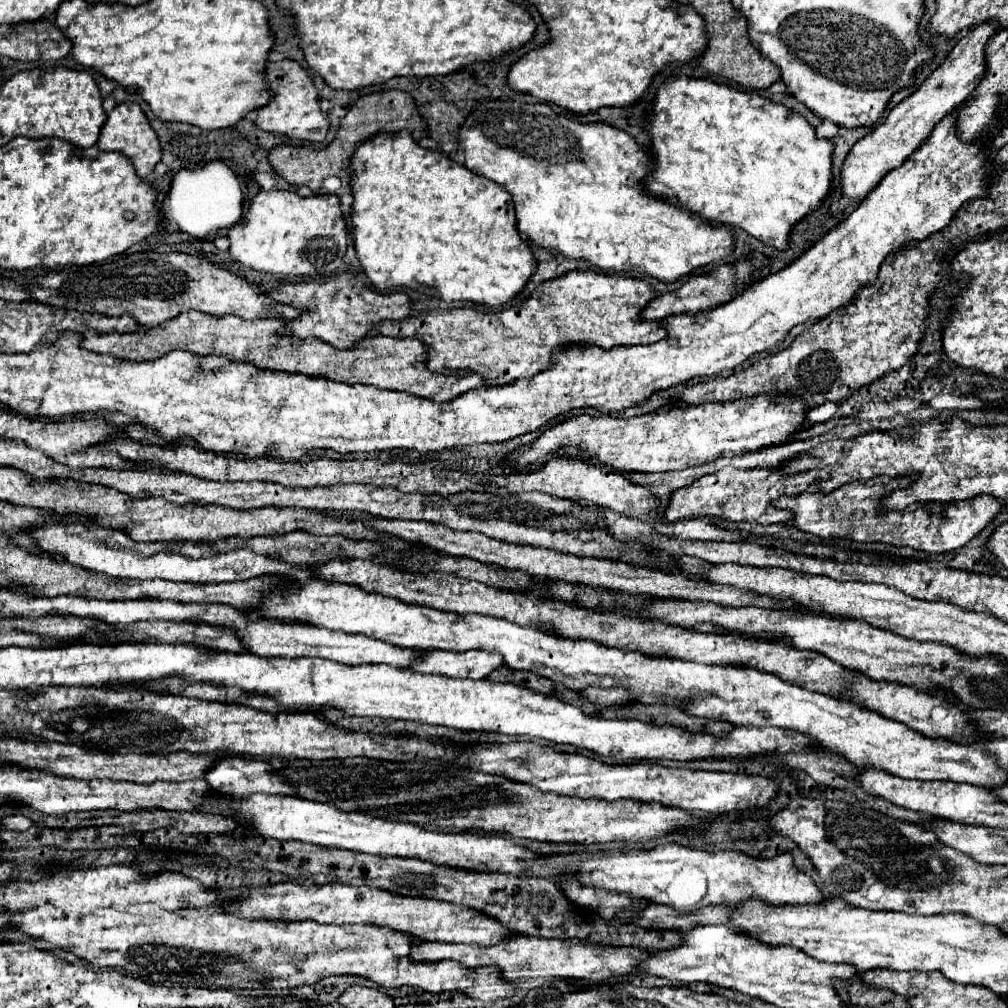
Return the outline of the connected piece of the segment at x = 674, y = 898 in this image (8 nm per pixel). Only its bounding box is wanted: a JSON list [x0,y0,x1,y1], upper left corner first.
[529,844,829,912]

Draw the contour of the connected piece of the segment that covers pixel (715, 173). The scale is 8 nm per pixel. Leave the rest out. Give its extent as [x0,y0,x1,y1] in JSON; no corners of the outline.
[645,76,833,250]

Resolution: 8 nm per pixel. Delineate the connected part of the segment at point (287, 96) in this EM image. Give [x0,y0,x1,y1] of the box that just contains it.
[255,60,329,142]

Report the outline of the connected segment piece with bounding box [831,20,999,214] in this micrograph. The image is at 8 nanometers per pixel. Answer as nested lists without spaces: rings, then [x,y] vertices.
[[[987,20],[975,28],[971,28],[965,36],[959,38],[951,54],[943,60],[943,64],[919,86],[917,92],[913,92],[909,98],[905,98],[901,104],[897,104],[887,120],[877,126],[873,132],[869,132],[855,148],[851,148],[851,156],[847,156],[847,164],[843,164],[843,198],[831,206],[833,214],[839,214],[845,210],[855,198],[869,194],[881,178],[891,172],[893,168],[899,168],[923,142],[927,142],[929,134],[933,132],[935,124],[945,116],[951,114],[959,104],[967,100],[979,86],[979,82],[985,76],[985,44],[989,38],[999,30],[997,20]]]

